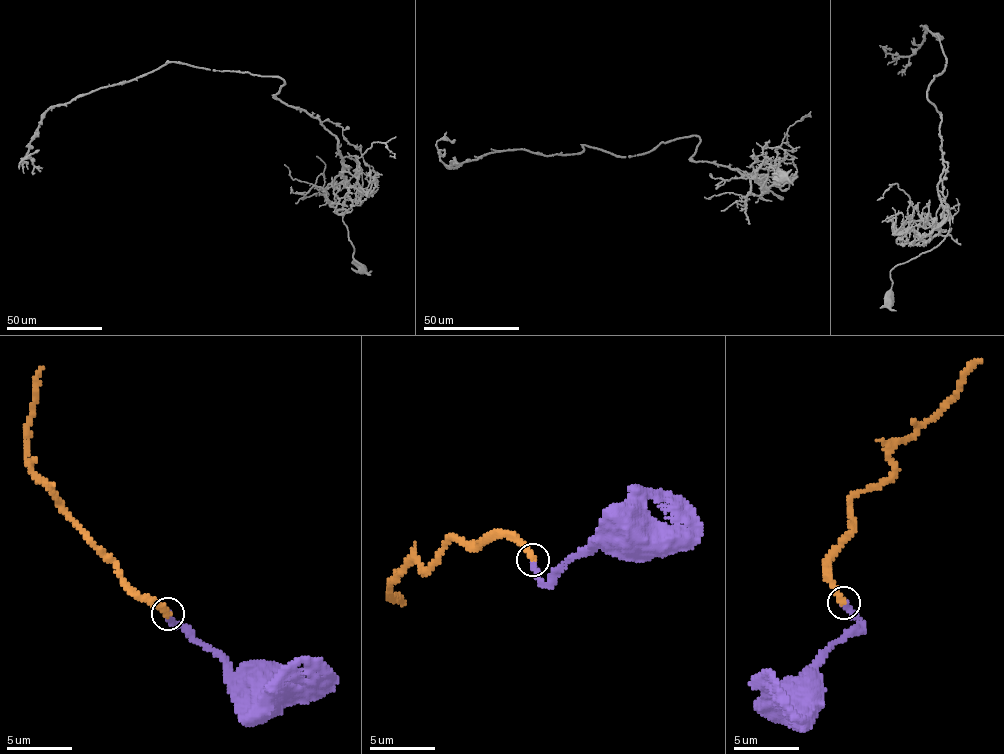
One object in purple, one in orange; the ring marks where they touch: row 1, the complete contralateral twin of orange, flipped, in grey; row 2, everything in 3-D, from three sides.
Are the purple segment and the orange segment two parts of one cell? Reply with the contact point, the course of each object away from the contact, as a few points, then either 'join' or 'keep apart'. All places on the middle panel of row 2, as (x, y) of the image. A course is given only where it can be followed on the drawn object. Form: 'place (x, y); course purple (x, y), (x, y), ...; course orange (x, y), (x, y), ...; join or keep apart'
place (532, 559); course purple (532, 559), (532, 567), (546, 584), (576, 556), (600, 544), (623, 542), (633, 535); course orange (532, 559), (501, 534), (453, 538), (436, 563), (391, 583), (405, 604); join

